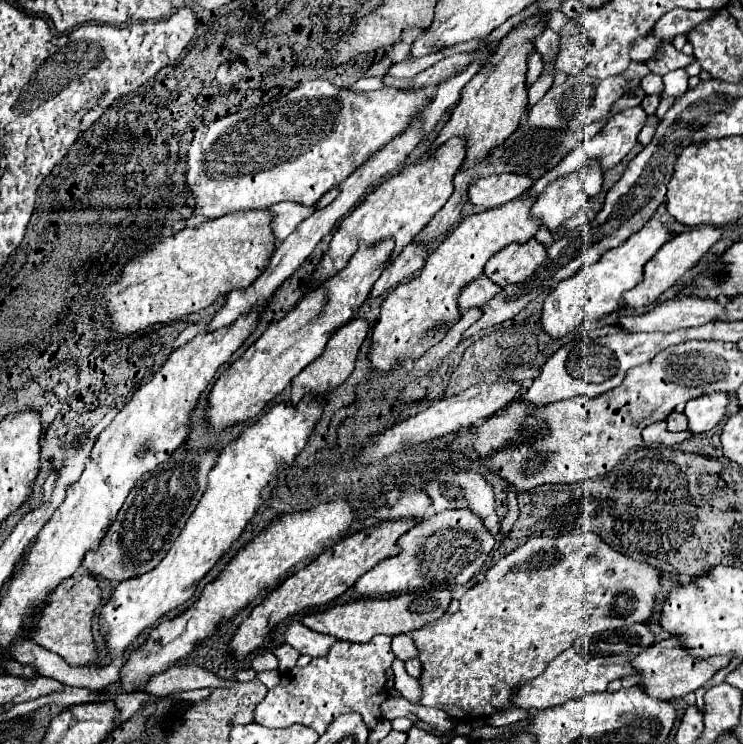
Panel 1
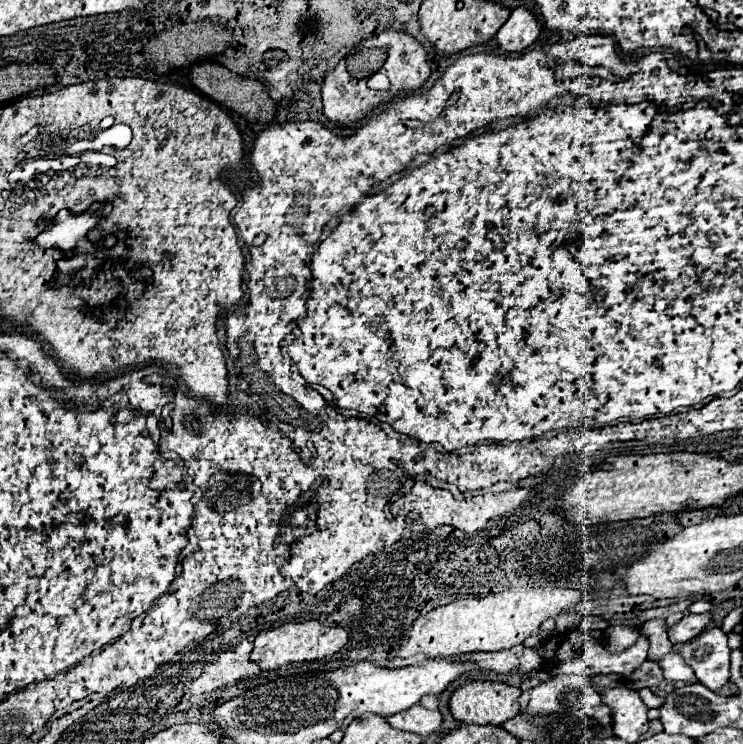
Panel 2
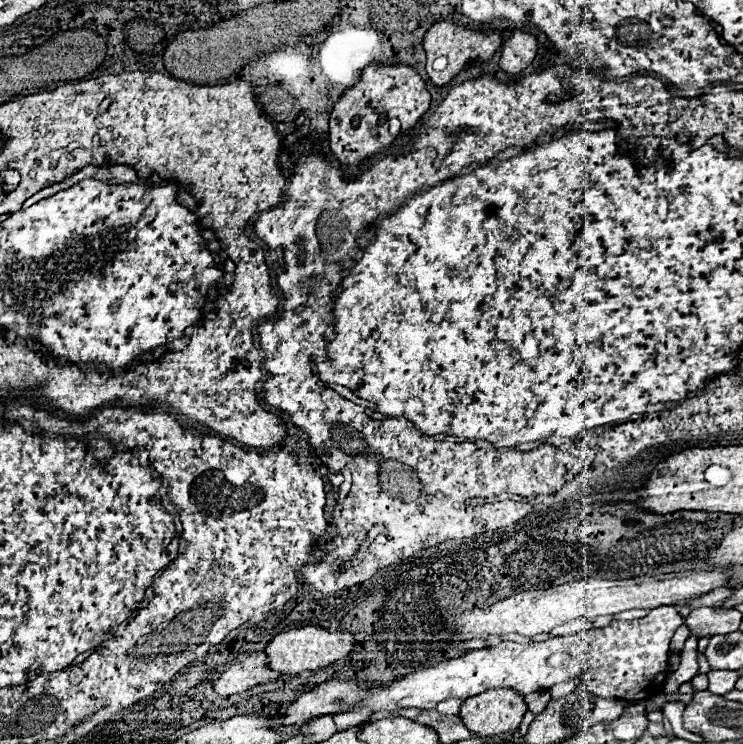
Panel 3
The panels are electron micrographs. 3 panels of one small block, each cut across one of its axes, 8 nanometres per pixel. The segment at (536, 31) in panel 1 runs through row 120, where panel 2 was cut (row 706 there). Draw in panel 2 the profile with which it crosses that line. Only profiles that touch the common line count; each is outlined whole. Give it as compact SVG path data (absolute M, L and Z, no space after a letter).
M472 680L472 682L464 682L460 684L448 702L450 714L466 724L478 724L478 726L500 726L506 720L514 718L514 714L520 712L520 704L518 704L518 696L520 696L520 688L508 686L504 682L492 682L492 680Z

